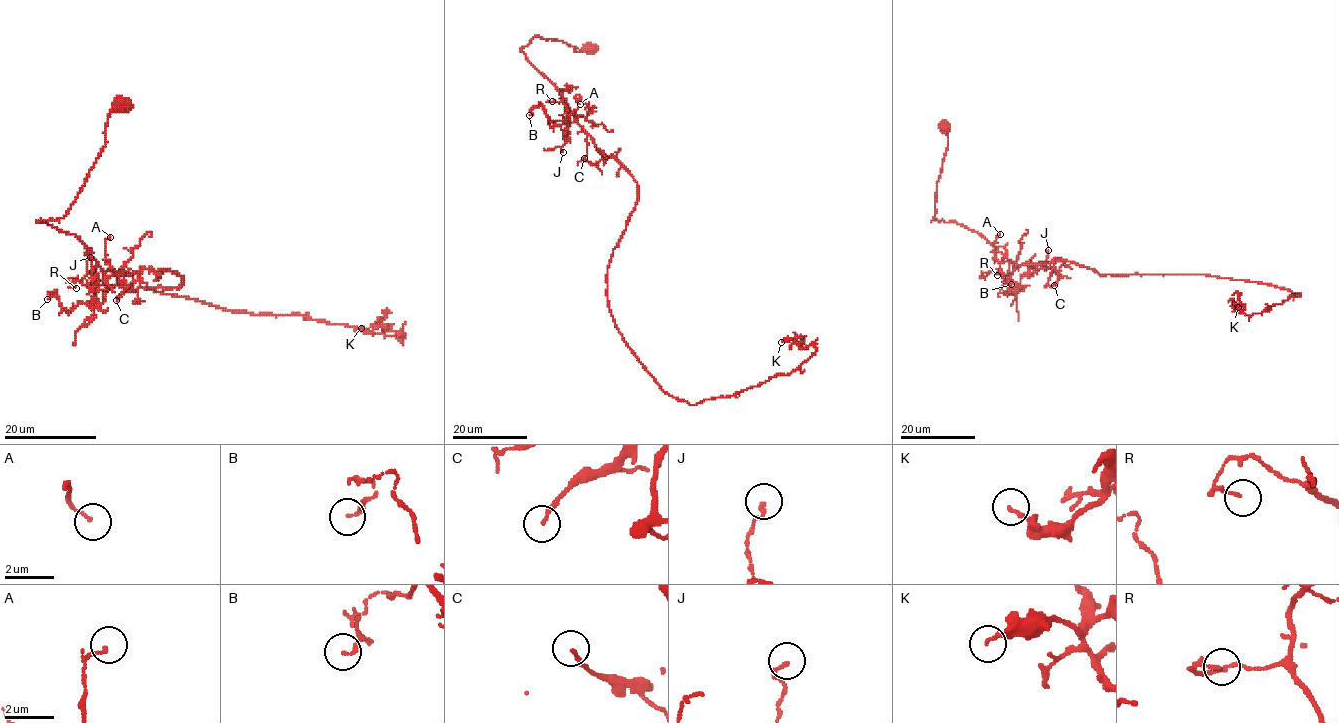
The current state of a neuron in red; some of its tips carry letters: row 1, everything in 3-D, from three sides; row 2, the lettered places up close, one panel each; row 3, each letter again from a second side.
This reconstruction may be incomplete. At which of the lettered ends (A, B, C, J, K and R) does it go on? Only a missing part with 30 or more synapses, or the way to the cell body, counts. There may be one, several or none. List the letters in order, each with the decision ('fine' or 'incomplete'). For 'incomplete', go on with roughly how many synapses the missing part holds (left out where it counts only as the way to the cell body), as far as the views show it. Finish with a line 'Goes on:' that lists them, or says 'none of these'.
A: fine
B: fine
C: fine
J: fine
K: fine
R: fine
Goes on: none of these

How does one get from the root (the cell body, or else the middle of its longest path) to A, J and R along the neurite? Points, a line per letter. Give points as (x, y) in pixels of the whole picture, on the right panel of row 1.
A: (944, 128), (948, 145), (933, 220), (956, 222), (978, 232), (1013, 266), (995, 257), (1000, 234)
J: (944, 128), (948, 145), (933, 220), (956, 222), (982, 235), (1014, 265), (1011, 289), (1047, 260), (1048, 250)
R: (944, 128), (948, 145), (933, 220), (956, 222), (982, 235), (1014, 265), (1012, 288), (998, 269), (997, 275)

